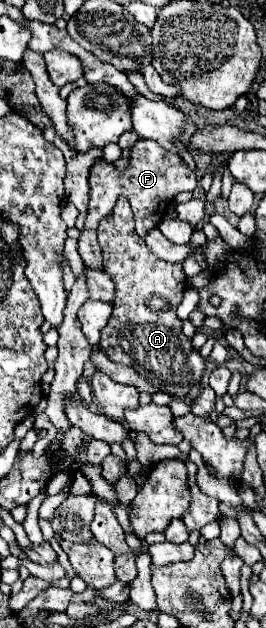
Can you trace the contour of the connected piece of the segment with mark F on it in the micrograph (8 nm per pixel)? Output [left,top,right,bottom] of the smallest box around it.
[78,140,196,270]

